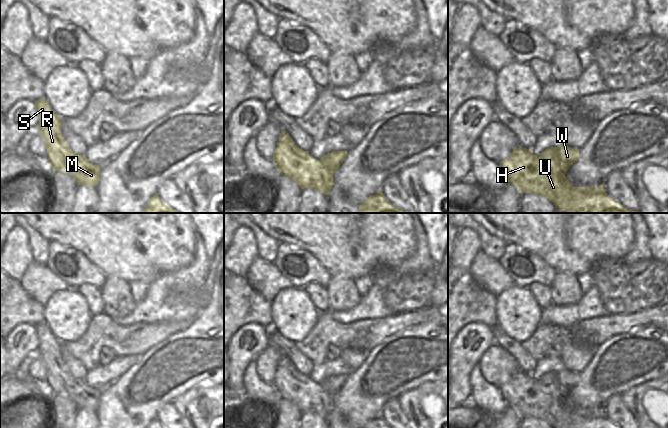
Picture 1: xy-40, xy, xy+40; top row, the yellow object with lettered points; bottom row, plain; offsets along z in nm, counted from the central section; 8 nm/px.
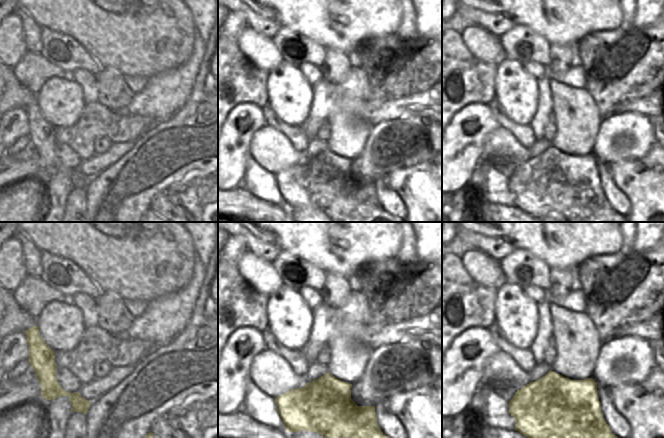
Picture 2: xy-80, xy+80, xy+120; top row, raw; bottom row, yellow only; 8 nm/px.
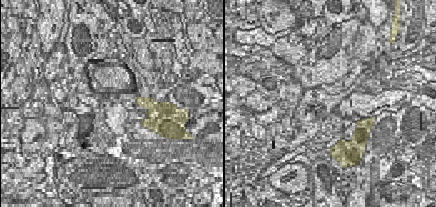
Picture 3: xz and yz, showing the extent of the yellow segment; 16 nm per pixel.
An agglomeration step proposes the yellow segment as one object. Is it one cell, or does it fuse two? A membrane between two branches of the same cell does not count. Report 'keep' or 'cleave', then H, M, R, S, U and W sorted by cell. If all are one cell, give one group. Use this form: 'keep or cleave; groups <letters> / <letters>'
cleave; groups H M R S U / W

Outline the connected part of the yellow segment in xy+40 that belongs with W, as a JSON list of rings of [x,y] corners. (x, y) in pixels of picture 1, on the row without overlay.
[[[564,368],[546,373],[540,379],[537,379],[537,382],[551,397],[560,399],[566,409],[572,409],[565,398],[579,382],[579,373]]]

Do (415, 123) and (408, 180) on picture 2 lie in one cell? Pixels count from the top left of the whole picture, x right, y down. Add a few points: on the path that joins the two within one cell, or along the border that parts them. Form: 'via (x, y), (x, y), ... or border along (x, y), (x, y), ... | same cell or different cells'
border along (431, 157), (427, 161), (394, 169), (388, 175) | different cells

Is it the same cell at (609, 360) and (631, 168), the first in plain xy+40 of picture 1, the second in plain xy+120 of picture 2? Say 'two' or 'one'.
two

